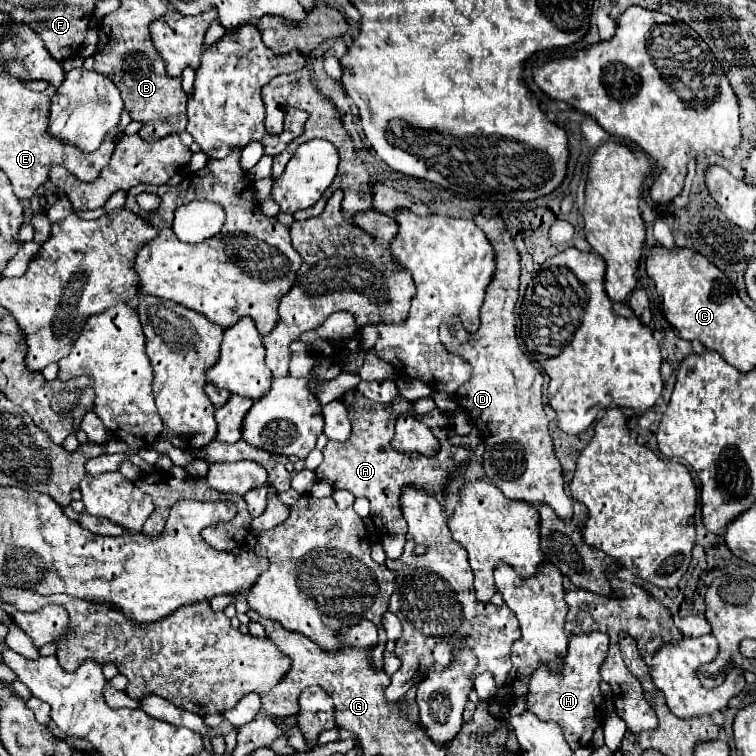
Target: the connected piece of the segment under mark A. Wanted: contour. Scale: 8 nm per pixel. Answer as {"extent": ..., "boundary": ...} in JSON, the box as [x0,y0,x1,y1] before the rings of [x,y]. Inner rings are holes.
{"extent":[315,390,469,560],"boundary":[[[347,390],[345,396],[341,396],[341,402],[349,410],[349,420],[353,426],[351,438],[345,442],[333,442],[329,440],[325,450],[323,450],[323,462],[315,470],[315,476],[319,482],[327,482],[333,488],[343,488],[353,492],[355,496],[365,496],[371,502],[371,520],[375,524],[375,530],[381,538],[383,550],[387,558],[395,560],[403,552],[405,544],[405,534],[407,534],[407,522],[401,514],[401,488],[405,484],[419,486],[437,498],[443,494],[443,486],[449,482],[455,470],[467,466],[469,462],[469,452],[465,448],[457,448],[449,444],[449,431],[451,424],[447,416],[435,408],[425,416],[417,415],[409,402],[399,398],[393,404],[375,404],[367,400],[359,390]],[[401,412],[412,412],[412,414],[427,426],[433,426],[433,434],[439,438],[440,450],[435,458],[427,458],[419,452],[395,452],[391,448],[391,438],[393,438],[393,422]]]}

